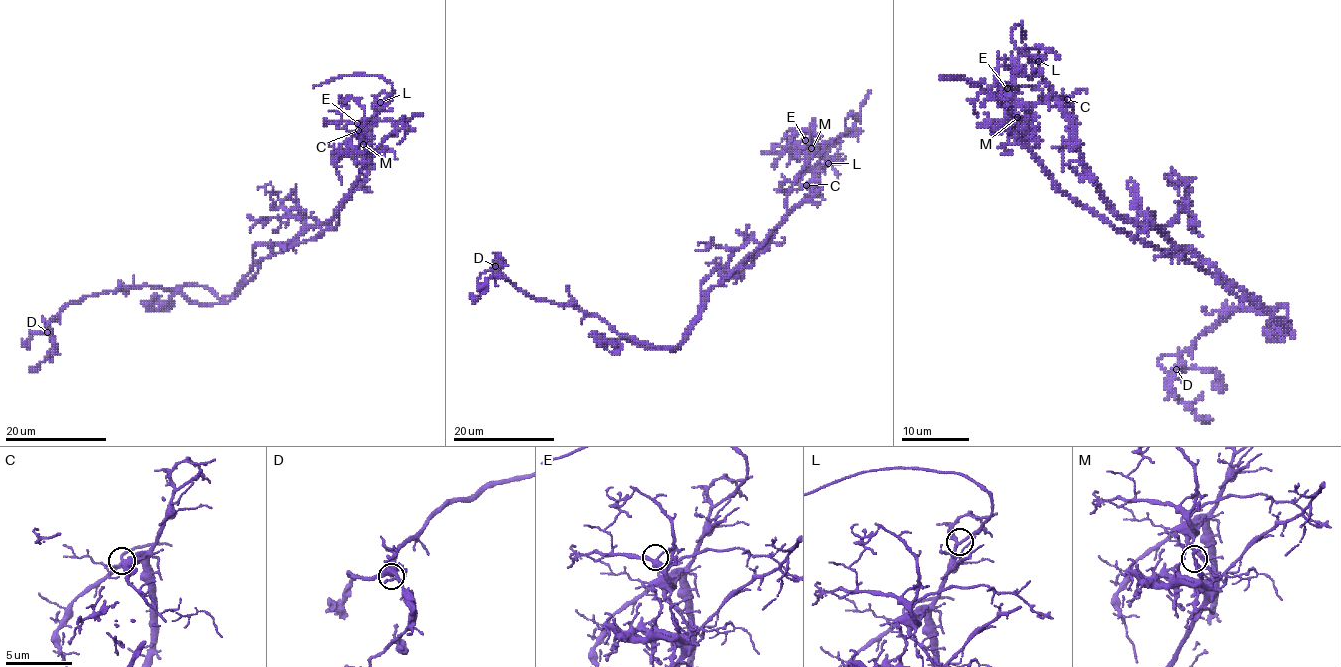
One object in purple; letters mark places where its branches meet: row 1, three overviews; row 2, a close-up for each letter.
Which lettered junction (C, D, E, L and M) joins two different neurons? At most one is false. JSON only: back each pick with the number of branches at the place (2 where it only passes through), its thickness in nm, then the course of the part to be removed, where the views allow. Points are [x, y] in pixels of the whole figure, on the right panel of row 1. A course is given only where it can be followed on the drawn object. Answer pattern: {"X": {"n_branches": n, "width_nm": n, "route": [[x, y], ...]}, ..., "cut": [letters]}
{"M": {"n_branches": 2, "width_nm": 120, "route": [[1018, 117], [1018, 136], [1052, 180], [1111, 223], [1205, 269], [1285, 328], [1269, 317], [1281, 328], [1264, 327]]}, "cut": ["M"]}

